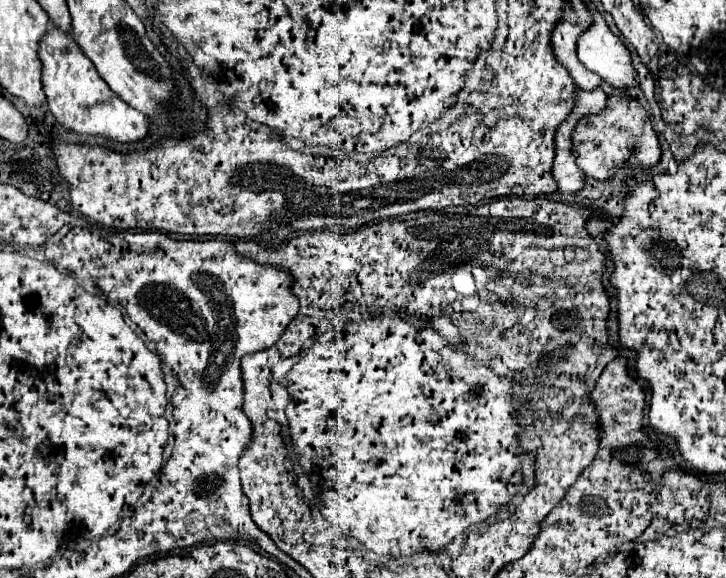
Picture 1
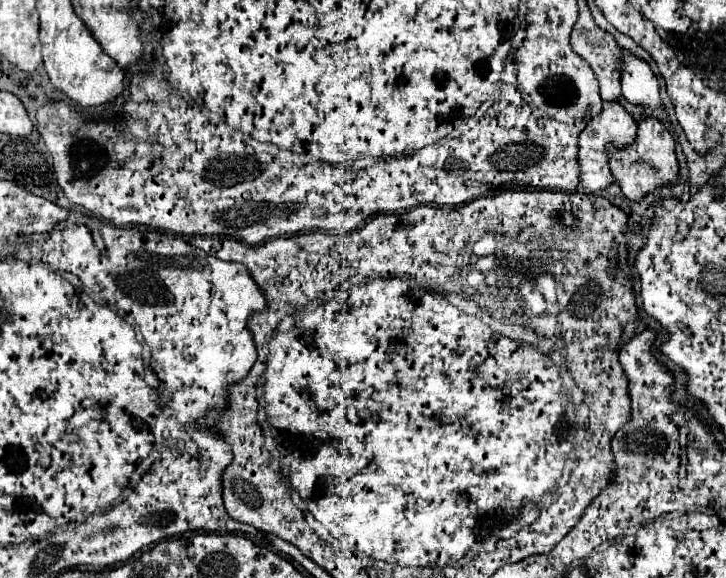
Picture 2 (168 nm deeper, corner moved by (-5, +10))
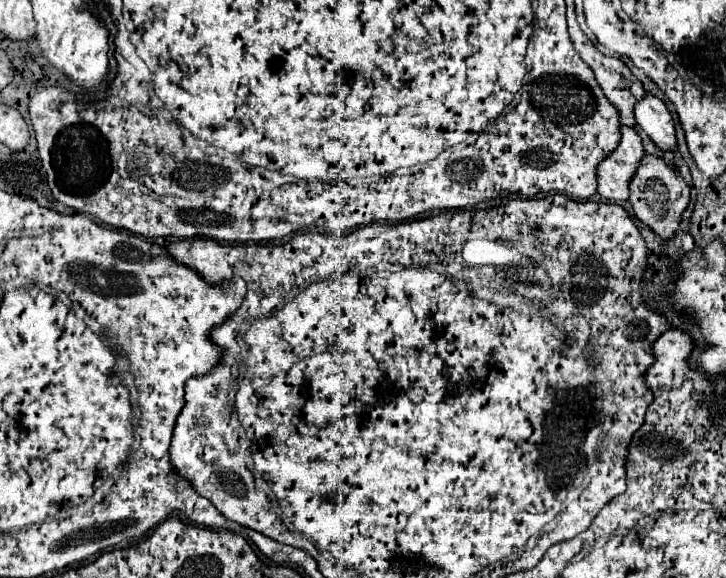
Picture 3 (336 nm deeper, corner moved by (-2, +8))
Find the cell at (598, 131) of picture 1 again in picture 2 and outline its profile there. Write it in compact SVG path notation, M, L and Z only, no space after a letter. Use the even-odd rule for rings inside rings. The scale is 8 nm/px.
M655 118L643 120L639 124L635 146L629 146L625 150L611 148L609 152L611 152L611 162L609 162L611 172L617 180L617 184L621 186L623 194L633 202L641 202L641 198L645 198L647 194L661 190L667 184L677 184L677 180L679 180L679 162L675 156L673 136Z

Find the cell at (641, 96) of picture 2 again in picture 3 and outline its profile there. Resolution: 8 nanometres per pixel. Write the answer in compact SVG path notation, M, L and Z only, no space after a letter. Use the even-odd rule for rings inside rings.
M646 92L646 96L634 106L634 118L636 124L656 142L656 146L660 146L662 150L674 148L674 122L666 104L660 98Z

